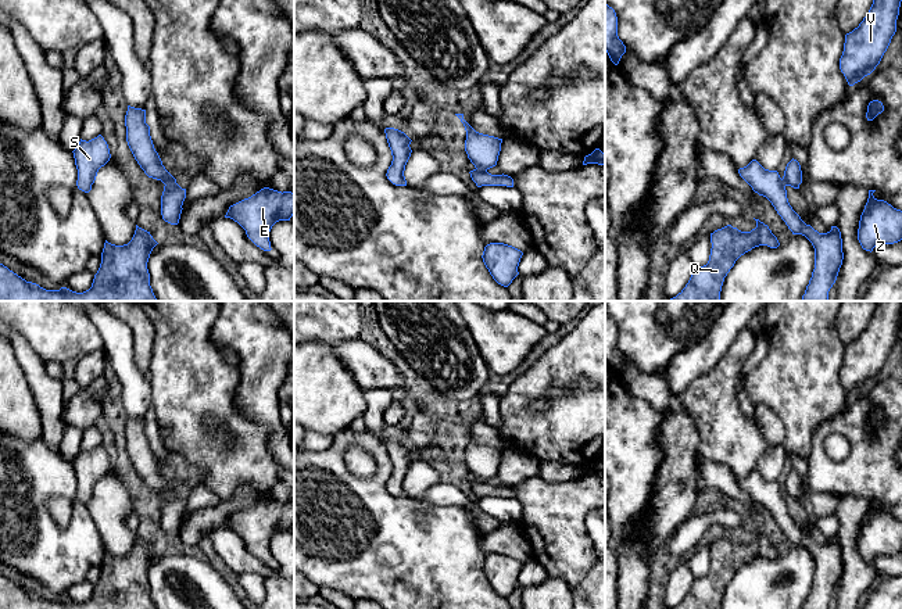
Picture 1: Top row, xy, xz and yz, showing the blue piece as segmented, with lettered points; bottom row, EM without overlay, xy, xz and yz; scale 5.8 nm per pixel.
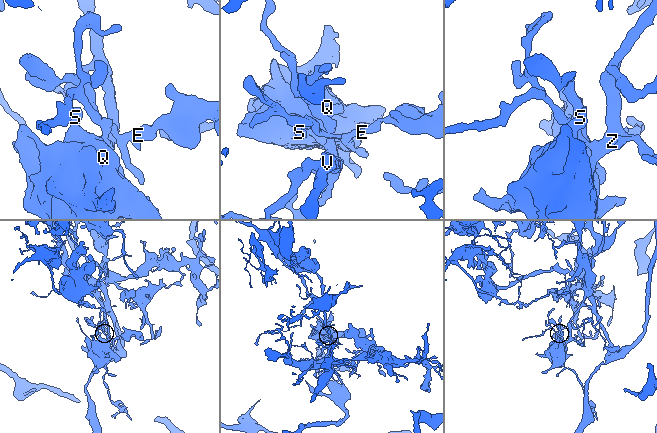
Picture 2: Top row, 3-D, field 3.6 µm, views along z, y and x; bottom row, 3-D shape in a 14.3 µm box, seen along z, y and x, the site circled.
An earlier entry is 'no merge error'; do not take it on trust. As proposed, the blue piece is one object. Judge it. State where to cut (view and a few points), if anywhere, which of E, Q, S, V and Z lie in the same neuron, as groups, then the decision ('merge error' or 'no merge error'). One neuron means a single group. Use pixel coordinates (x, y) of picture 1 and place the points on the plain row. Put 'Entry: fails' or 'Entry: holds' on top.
Entry: fails
cut in xz along (476, 479), (486, 482); E / Q S V Z; merge error

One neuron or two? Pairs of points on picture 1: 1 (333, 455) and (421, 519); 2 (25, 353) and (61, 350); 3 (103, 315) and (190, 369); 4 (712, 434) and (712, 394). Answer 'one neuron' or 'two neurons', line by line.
1: one neuron
2: two neurons
3: two neurons
4: one neuron

